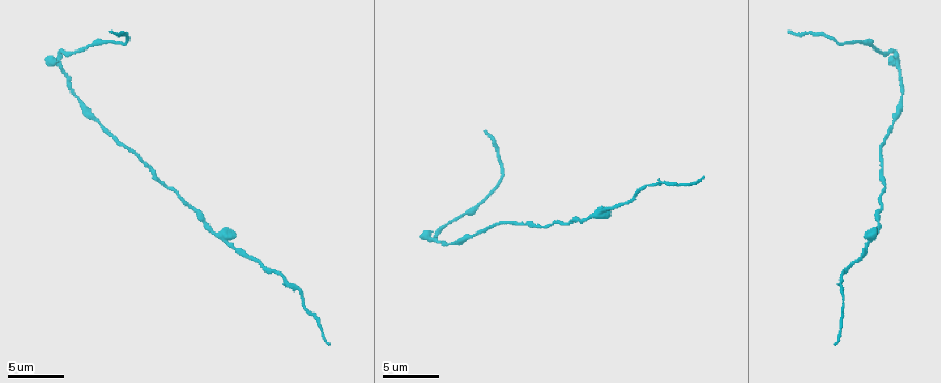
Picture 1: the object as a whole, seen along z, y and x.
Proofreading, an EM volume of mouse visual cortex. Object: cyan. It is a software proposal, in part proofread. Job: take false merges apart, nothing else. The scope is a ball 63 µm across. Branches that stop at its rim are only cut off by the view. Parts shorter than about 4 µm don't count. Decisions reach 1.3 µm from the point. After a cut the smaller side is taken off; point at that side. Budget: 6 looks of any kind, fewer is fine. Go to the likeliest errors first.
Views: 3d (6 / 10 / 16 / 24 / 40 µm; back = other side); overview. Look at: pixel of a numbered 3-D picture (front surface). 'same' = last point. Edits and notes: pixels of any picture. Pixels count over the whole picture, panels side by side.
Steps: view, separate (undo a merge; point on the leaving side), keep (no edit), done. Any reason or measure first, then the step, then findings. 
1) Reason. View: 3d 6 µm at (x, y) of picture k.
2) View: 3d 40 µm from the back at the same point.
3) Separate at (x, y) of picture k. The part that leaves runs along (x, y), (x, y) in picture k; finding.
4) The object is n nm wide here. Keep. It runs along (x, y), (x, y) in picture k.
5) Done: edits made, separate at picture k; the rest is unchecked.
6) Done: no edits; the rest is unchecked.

Sudden change in width. View: 3d 10 µm at (607, 207) of picture 1.

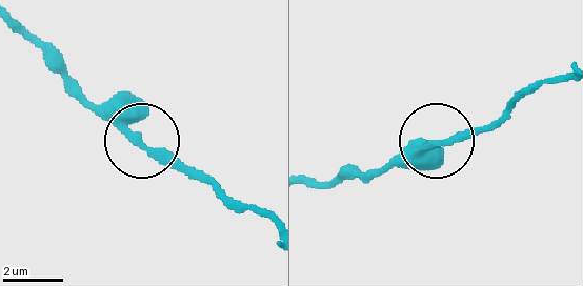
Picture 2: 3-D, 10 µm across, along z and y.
View: 3d 10 µm from the back at (138, 139) of picture 2.

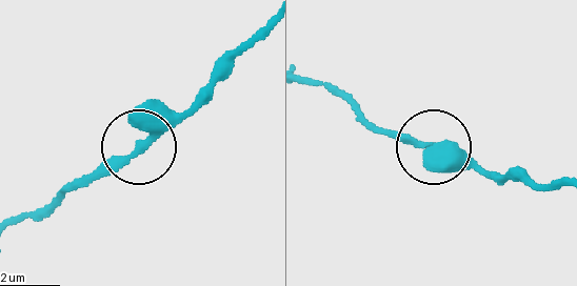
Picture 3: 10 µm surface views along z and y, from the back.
Keep. One cell here.

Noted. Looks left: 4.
View: 3d 10 µm at (456, 243) of picture 1.

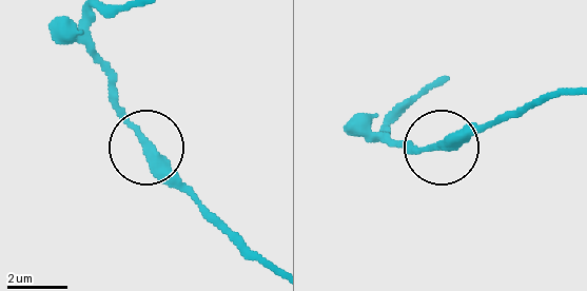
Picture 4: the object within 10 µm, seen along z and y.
View: 3d 10 µm from the back at (443, 145) of picture 4.

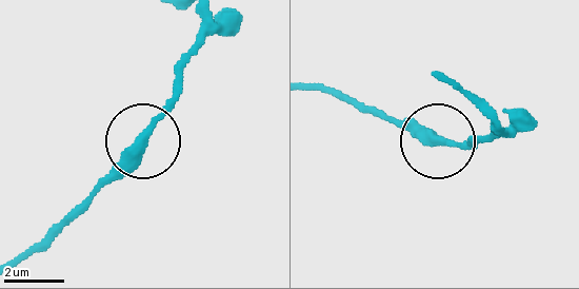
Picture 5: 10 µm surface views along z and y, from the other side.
Keep. It runs along (17, 264), (138, 150), (181, 84) in picture 5; continuous, no second cell.

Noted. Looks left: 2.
A narrow waist. View: 3d 6 µm at (650, 184) of picture 1.

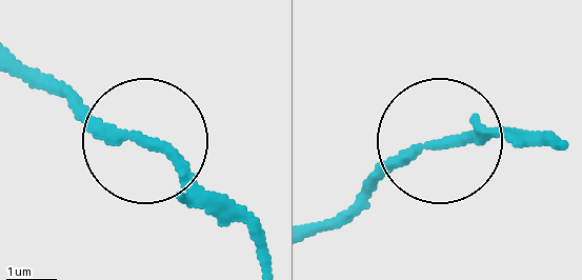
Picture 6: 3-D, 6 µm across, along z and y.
View: 3d 6 µm from the back at (132, 137) of picture 6.

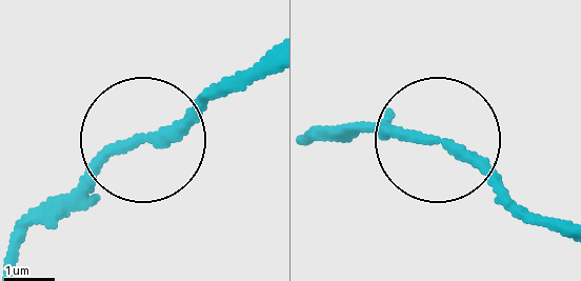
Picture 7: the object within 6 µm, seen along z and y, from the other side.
Keep. Continuous, no second cell.

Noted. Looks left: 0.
Done: no edits; the rest is unchecked.

